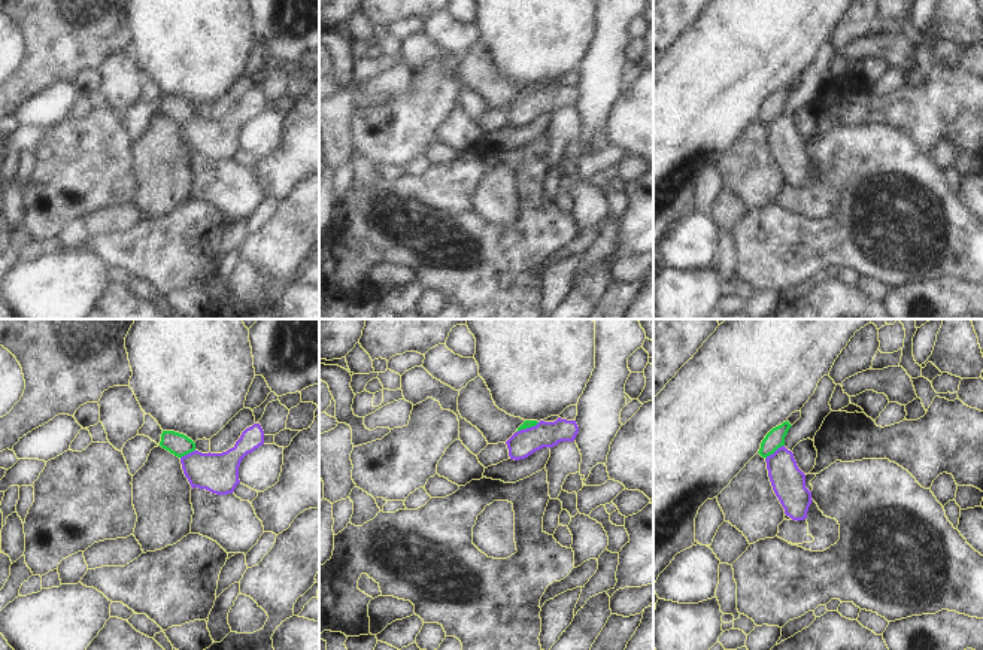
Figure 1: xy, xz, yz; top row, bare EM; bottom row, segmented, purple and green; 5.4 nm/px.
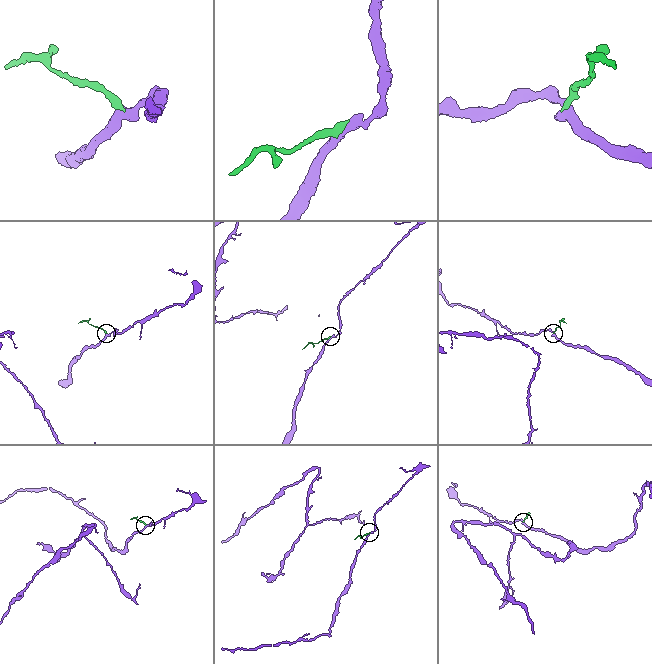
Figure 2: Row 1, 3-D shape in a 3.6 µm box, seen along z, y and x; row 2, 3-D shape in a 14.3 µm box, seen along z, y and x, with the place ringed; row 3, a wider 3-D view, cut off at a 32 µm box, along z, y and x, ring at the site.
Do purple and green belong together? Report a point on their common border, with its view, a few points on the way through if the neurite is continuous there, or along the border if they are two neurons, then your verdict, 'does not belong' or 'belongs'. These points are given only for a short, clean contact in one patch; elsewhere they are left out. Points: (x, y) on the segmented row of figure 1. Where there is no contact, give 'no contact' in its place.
yz (776, 450) | along yz (783, 445), (765, 459) | does not belong

